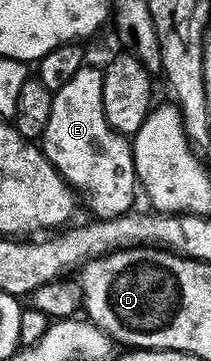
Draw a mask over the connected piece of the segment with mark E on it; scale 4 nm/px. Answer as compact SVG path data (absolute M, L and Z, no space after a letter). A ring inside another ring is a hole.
M85 64L67 84L58 88L52 95L52 107L50 108L50 121L46 124L46 132L42 139L44 155L50 160L50 164L64 177L65 182L73 187L82 189L88 193L88 206L96 213L100 220L111 220L127 215L132 206L132 201L138 194L138 179L136 177L136 162L132 158L132 143L123 134L112 130L104 115L102 108L102 80L103 69L95 70L92 64Z

